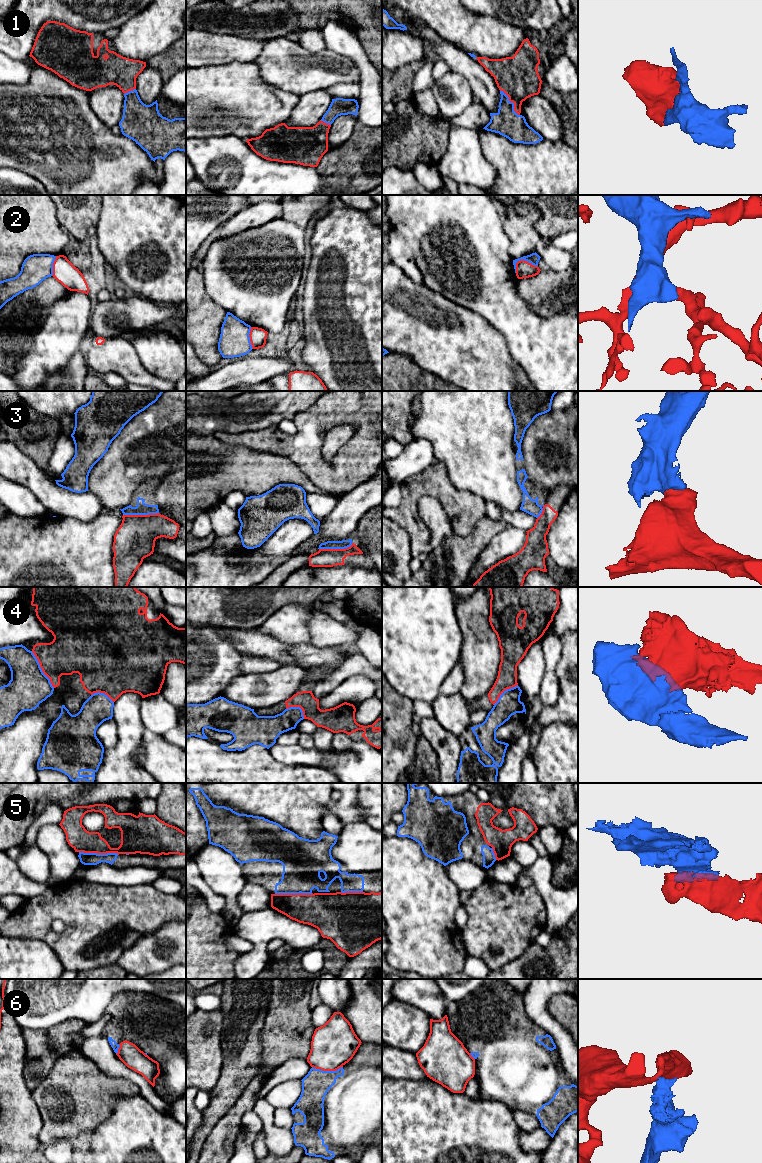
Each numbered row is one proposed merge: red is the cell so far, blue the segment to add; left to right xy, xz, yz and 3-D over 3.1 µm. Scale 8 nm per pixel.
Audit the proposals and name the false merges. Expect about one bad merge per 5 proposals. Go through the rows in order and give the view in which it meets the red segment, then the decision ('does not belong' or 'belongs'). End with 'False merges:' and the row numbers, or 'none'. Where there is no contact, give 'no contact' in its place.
1: contact in yz; belongs
2: contact in yz; does not belong
3: contact in xy; does not belong
4: contact in xy; does not belong
5: contact in xy; belongs
6: contact in xz; does not belong
False merges: 2, 3, 4, 6

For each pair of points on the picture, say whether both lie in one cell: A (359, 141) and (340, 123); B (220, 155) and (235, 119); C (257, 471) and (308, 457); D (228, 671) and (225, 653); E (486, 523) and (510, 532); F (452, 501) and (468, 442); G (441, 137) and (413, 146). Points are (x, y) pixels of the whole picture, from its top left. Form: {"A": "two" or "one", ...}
{"A": "two", "B": "two", "C": "two", "D": "one", "E": "two", "F": "two", "G": "one"}

